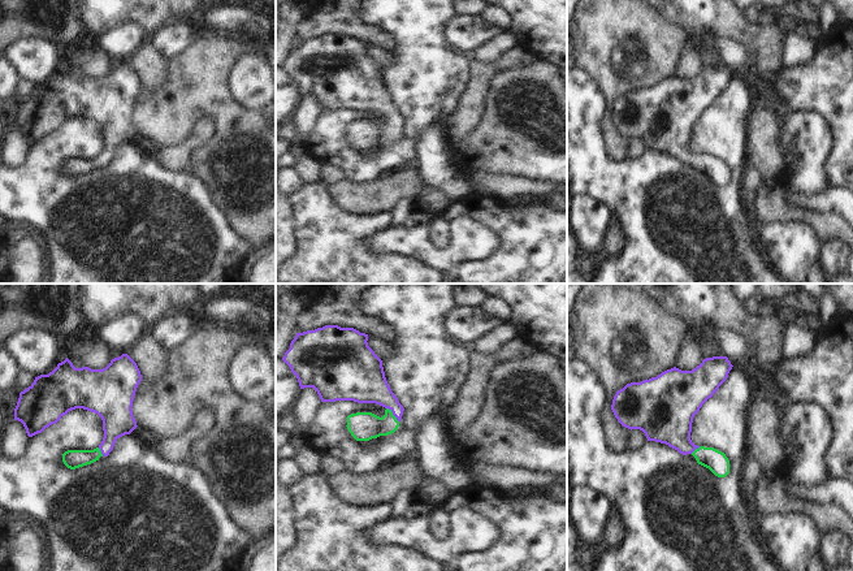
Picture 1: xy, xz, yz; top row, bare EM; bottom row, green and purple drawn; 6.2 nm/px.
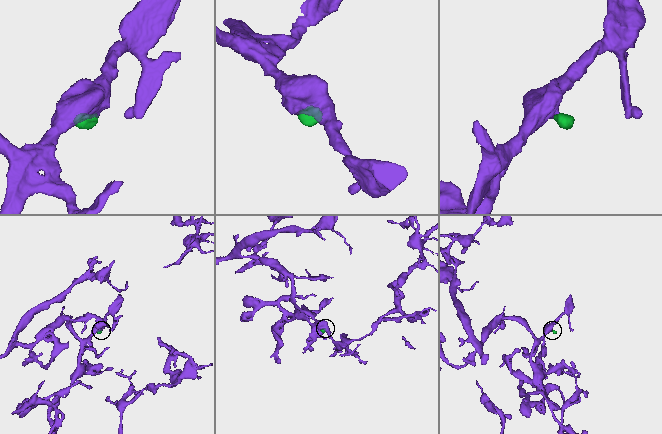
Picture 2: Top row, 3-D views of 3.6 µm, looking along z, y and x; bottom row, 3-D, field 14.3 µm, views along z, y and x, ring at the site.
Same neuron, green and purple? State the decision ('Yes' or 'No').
Yes.

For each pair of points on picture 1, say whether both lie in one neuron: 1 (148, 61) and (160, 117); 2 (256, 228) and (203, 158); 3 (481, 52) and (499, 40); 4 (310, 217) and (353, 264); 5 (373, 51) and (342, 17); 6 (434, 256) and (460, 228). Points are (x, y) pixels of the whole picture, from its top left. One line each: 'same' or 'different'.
1: different
2: same
3: same
4: same
5: different
6: same

